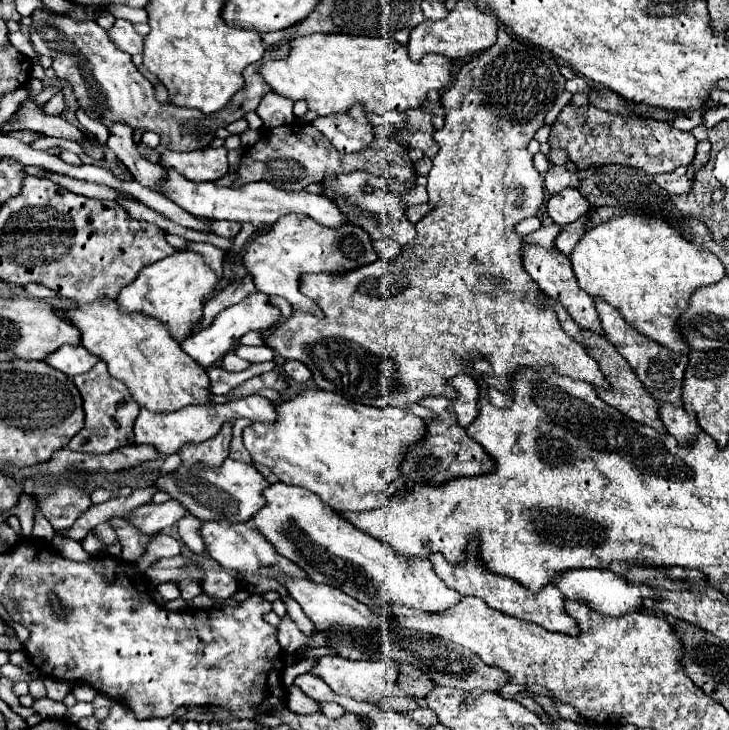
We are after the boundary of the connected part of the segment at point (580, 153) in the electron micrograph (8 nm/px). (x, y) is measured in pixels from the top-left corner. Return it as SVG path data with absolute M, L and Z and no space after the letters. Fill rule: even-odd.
M567 105L553 123L549 135L551 149L563 149L569 155L569 161L577 165L577 169L585 169L587 165L629 165L643 169L649 175L671 173L679 165L689 165L695 157L697 141L691 131L673 129L667 121L639 119L639 117L619 117L597 109L593 105L575 107Z

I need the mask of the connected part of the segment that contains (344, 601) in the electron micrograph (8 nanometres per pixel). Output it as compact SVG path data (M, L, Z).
M283 573L275 575L277 581L283 583L283 587L287 589L287 593L301 605L301 609L305 611L305 615L317 623L319 629L329 629L333 625L349 625L349 627L381 627L381 629L389 629L391 621L387 615L377 615L373 611L369 611L363 603L355 601L353 597L345 595L341 589L335 589L331 585L319 585L313 583L311 579L303 579L303 577L287 577Z

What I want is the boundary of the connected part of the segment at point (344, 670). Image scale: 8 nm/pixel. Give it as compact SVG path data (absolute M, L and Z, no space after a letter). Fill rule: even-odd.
M325 655L325 657L317 659L315 667L311 669L311 675L323 679L335 693L347 695L347 697L357 699L357 701L391 703L391 709L397 713L407 713L407 711L417 709L415 699L411 695L403 693L401 689L397 689L395 681L399 675L399 667L389 659L383 659L383 661L349 661L349 659L343 659L339 655Z

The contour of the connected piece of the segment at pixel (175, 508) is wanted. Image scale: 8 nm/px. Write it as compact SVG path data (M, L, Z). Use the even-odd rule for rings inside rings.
M165 501L161 505L147 503L131 513L131 525L135 525L147 535L153 535L169 525L179 523L187 513L189 511L179 501Z

